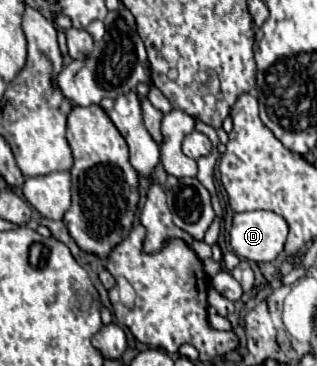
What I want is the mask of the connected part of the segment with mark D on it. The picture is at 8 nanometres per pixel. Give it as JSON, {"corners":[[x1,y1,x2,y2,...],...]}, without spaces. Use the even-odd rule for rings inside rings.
{"corners":[[270,211,236,213,230,229,230,245,242,259,266,263,284,251,288,225,284,217]]}

